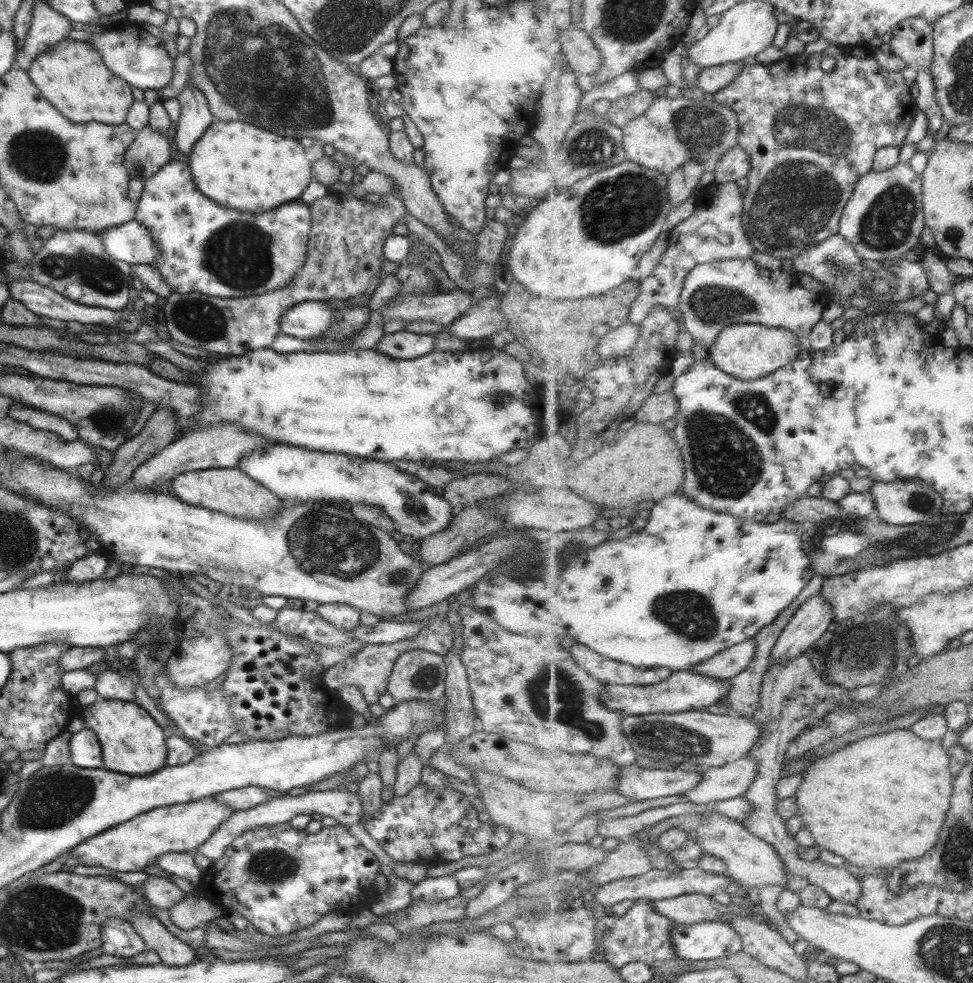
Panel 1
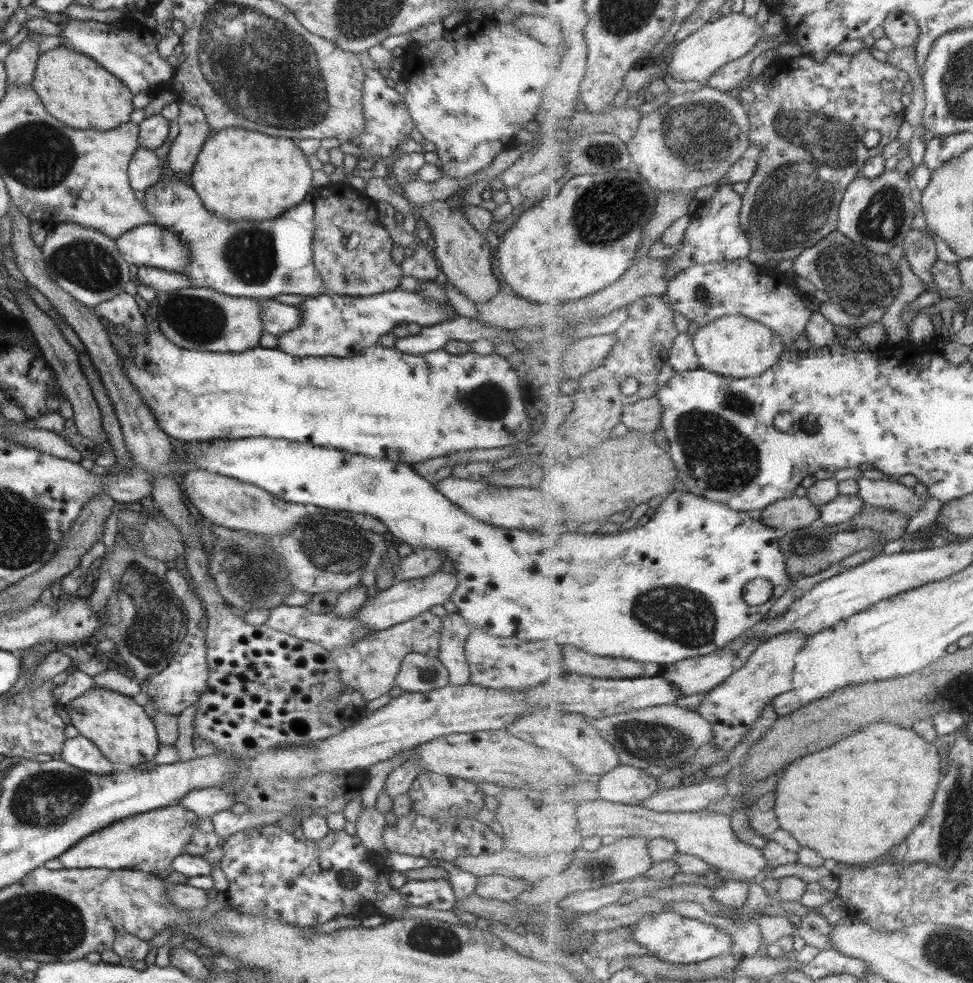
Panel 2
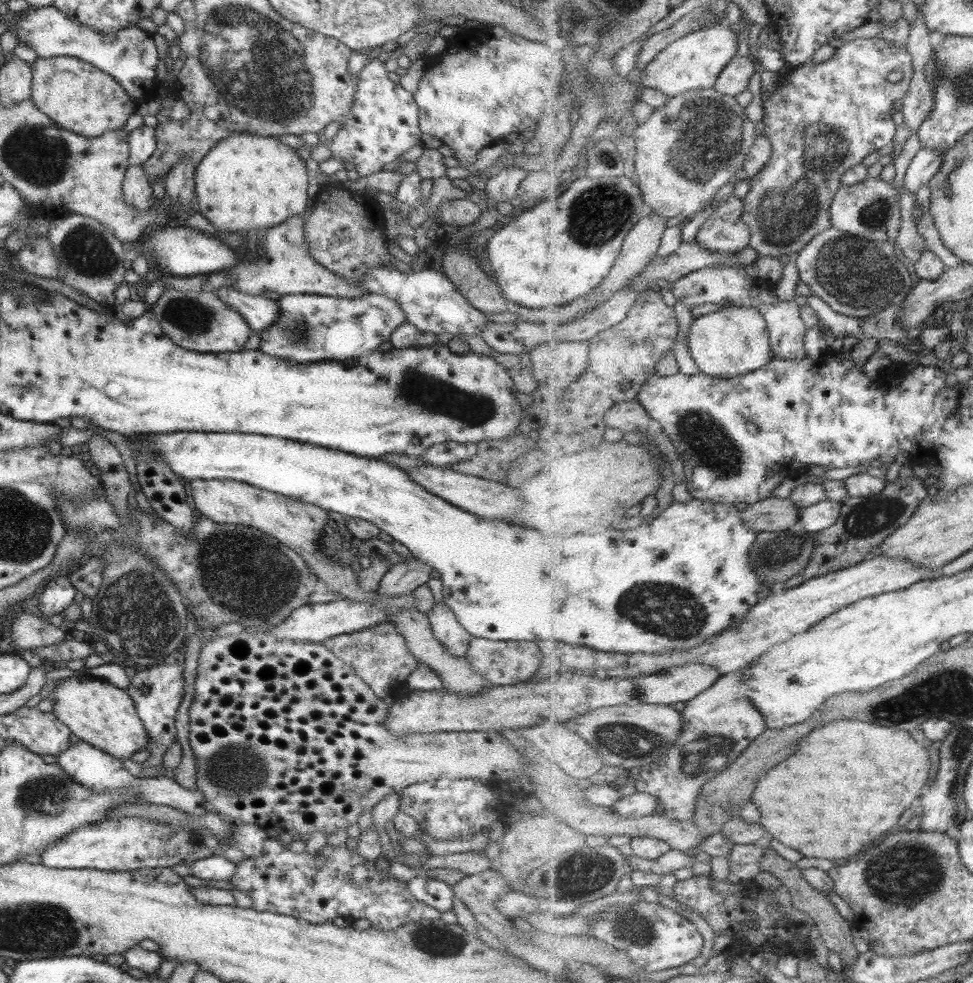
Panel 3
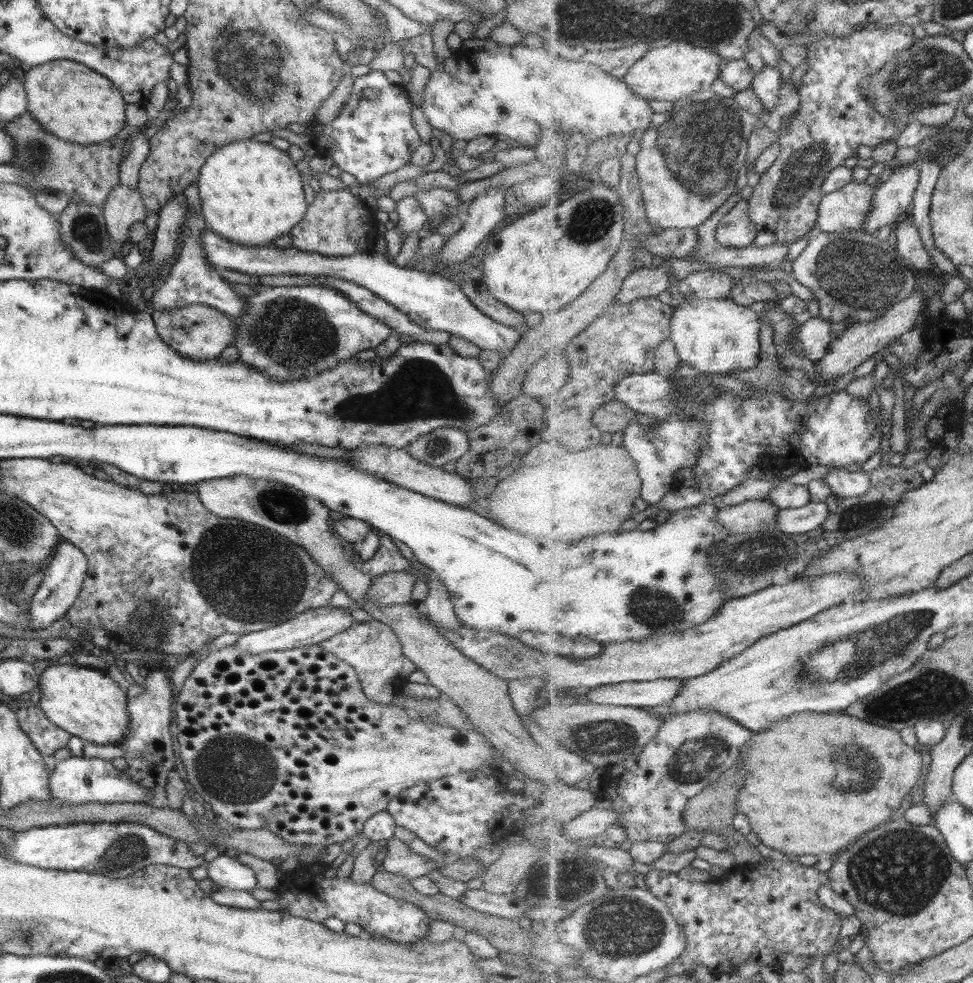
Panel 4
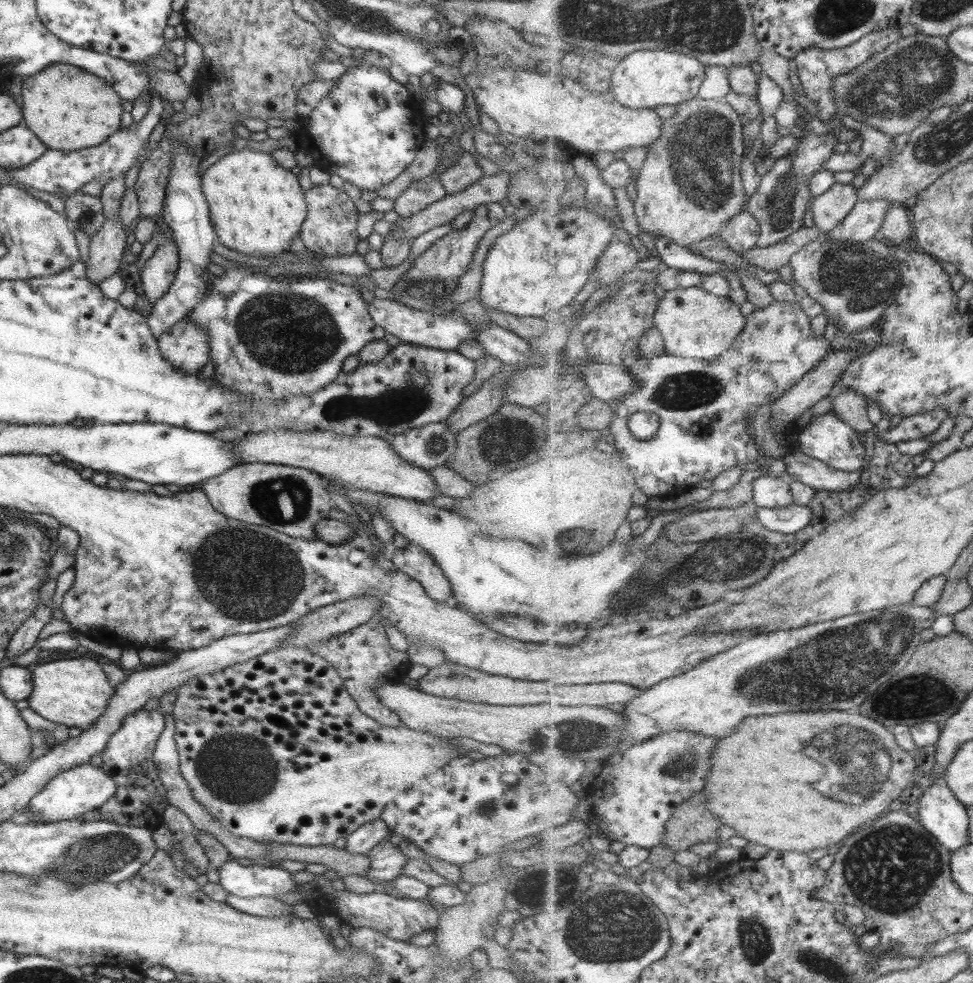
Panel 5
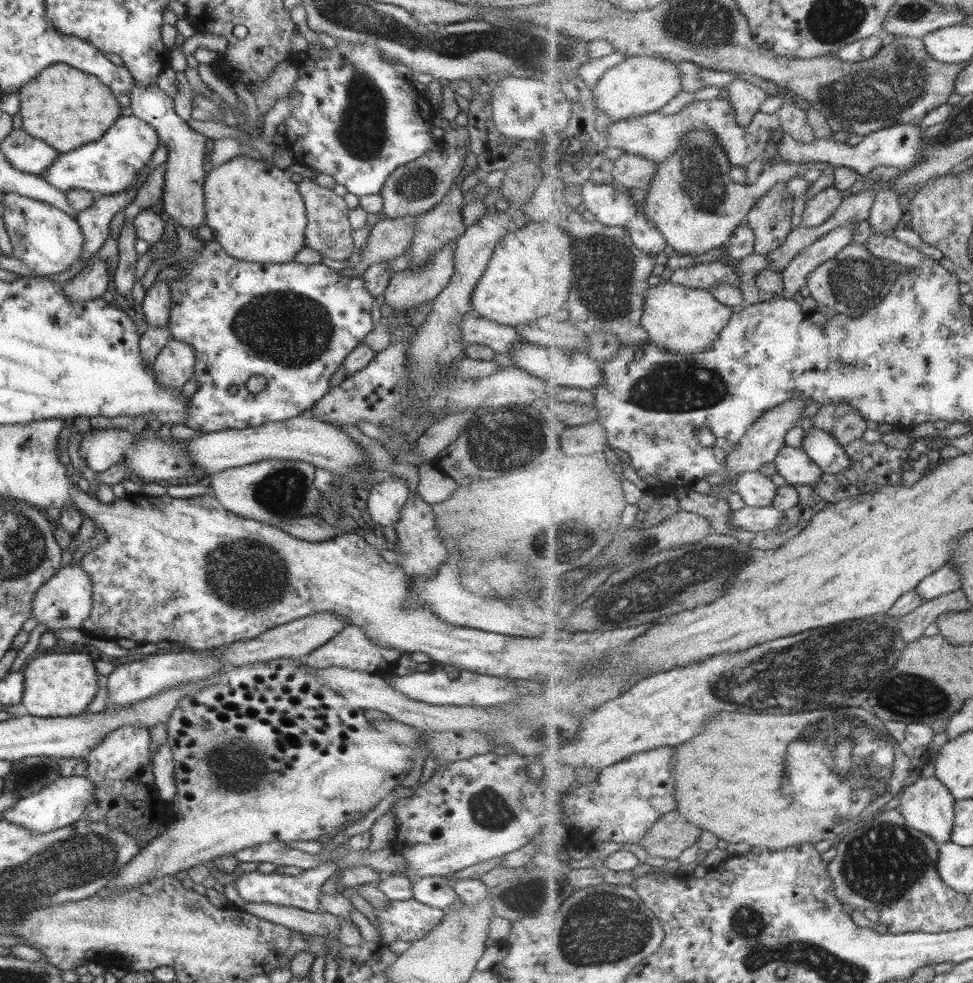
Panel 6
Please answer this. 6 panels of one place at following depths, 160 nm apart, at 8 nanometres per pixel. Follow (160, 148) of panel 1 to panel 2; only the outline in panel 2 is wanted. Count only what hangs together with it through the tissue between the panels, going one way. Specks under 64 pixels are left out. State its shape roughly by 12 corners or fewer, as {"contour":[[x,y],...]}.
{"contour":[[139,146],[126,170],[129,186],[144,192],[161,179],[153,150]]}

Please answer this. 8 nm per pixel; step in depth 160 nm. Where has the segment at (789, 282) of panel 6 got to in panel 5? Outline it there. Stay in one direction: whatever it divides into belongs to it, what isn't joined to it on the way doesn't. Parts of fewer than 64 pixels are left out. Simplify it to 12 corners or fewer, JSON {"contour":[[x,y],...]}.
{"contour":[[862,200],[830,240],[867,242],[881,231],[892,200]]}

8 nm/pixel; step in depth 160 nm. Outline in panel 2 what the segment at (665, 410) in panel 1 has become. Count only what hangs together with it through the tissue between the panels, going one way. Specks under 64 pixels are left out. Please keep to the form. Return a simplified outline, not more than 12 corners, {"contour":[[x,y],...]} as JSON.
{"contour":[[657,396],[623,410],[628,430],[652,434],[662,426]]}

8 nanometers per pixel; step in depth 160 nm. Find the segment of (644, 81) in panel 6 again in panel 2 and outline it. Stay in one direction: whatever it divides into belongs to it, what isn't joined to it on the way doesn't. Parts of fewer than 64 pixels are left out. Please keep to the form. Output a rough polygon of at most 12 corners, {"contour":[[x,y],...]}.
{"contour":[[740,12],[704,24],[664,64],[674,80],[707,84],[766,36]]}

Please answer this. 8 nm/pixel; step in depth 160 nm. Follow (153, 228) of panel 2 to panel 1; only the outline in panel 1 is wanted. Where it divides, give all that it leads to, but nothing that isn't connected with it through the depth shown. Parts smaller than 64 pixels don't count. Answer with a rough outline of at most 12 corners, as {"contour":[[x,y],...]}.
{"contour":[[129,221],[97,233],[115,260],[151,264],[159,249],[148,230]]}

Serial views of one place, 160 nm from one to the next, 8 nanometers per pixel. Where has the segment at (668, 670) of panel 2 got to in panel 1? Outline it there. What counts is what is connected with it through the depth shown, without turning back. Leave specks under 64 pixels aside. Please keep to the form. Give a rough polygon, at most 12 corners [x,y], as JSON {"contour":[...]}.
{"contour":[[751,638],[693,665],[705,676],[730,679],[755,656]]}

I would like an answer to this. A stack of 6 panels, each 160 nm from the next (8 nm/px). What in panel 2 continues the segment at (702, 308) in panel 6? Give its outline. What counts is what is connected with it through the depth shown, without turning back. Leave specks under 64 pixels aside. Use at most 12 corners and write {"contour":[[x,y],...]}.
{"contour":[[742,314],[693,338],[700,369],[762,376],[786,353],[781,335]]}

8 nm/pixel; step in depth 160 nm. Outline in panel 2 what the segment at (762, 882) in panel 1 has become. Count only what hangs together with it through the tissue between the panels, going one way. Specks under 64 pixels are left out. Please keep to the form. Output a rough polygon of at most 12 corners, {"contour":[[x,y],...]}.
{"contour":[[599,799],[577,806],[583,837],[675,843],[741,881],[769,866],[709,808],[656,812]]}

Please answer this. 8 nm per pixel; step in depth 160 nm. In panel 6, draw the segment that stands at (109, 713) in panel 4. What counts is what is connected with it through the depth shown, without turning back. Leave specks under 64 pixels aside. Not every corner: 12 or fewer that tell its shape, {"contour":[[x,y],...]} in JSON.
{"contour":[[43,653],[22,672],[31,716],[75,716],[97,690],[84,653]]}

